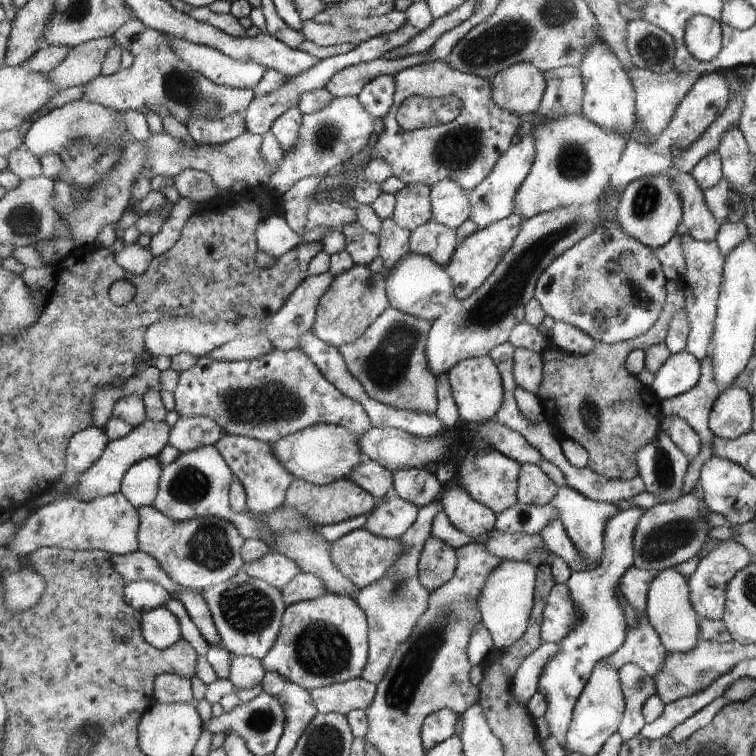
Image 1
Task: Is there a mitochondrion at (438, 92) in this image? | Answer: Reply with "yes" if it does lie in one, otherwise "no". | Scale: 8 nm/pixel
no

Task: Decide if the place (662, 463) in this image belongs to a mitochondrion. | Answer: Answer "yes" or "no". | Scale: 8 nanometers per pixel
yes

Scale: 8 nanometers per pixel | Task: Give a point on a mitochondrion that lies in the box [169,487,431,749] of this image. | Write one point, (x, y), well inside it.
(321, 649)

